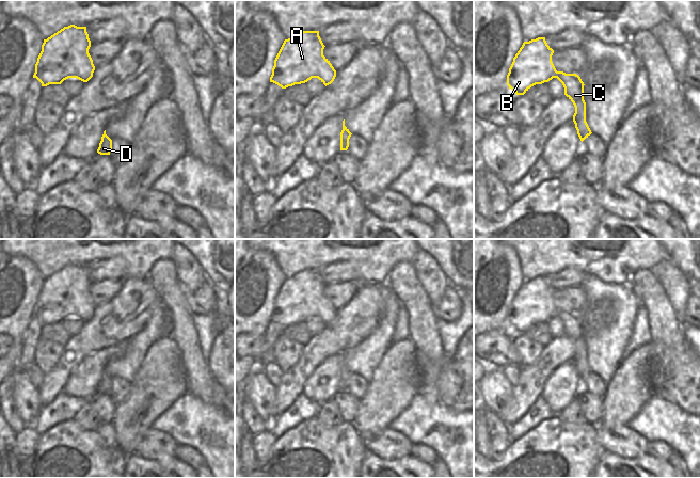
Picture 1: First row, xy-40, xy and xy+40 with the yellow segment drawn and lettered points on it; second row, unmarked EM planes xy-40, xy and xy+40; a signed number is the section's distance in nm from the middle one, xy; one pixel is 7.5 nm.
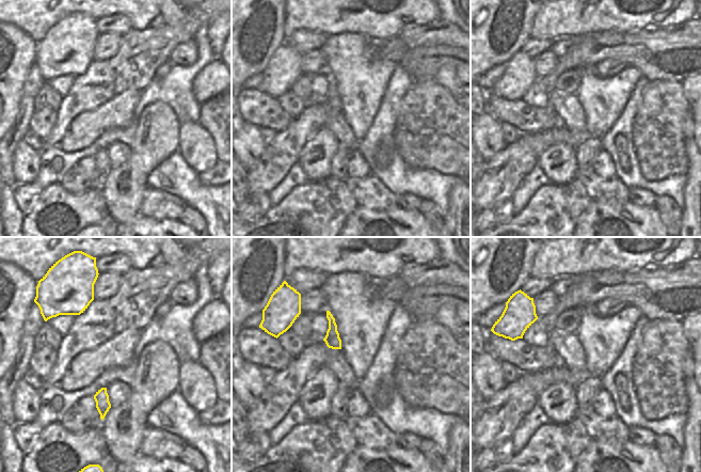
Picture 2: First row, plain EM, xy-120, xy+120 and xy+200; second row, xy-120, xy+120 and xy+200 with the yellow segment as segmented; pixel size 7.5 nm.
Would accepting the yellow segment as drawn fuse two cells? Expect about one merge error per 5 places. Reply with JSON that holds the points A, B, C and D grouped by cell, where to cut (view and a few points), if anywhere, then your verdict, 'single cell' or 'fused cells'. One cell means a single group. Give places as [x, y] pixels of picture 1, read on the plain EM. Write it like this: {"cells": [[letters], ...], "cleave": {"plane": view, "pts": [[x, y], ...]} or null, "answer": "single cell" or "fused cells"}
{"cells": [["A", "B", "C", "D"]], "cleave": null, "answer": "single cell"}

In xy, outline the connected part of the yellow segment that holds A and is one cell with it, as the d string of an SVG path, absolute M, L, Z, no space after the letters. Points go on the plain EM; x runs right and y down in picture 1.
M303 270L285 278L272 307L270 321L286 328L318 317L325 325L331 323L336 309L323 294L324 284L319 270Z

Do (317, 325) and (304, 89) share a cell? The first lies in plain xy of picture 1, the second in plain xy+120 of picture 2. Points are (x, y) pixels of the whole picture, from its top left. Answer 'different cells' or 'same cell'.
different cells

